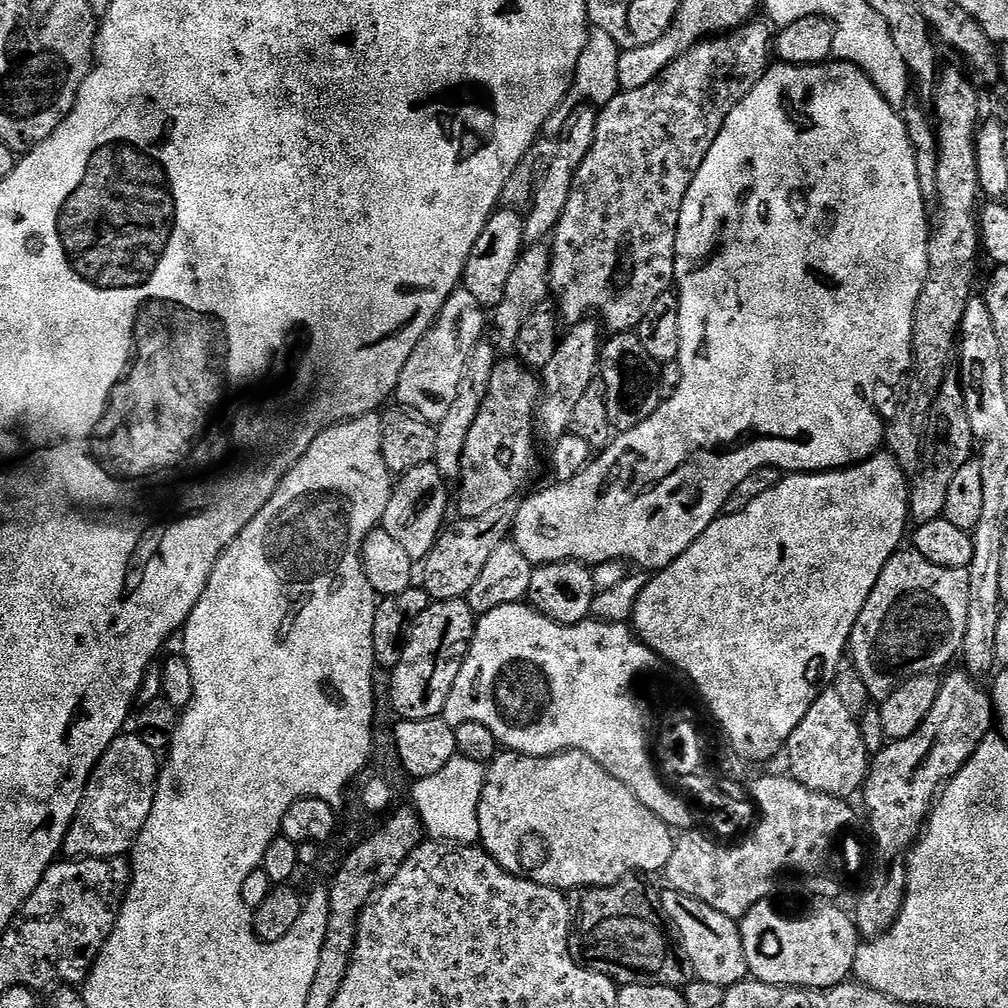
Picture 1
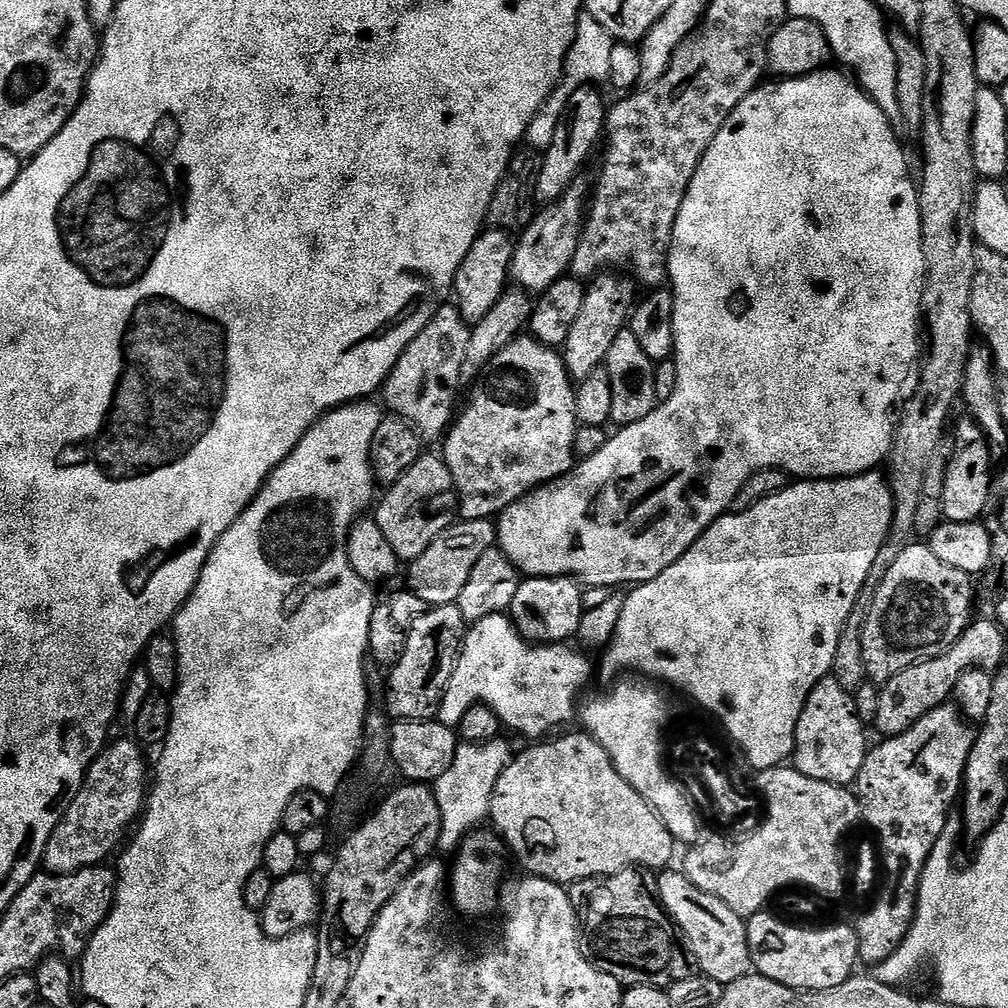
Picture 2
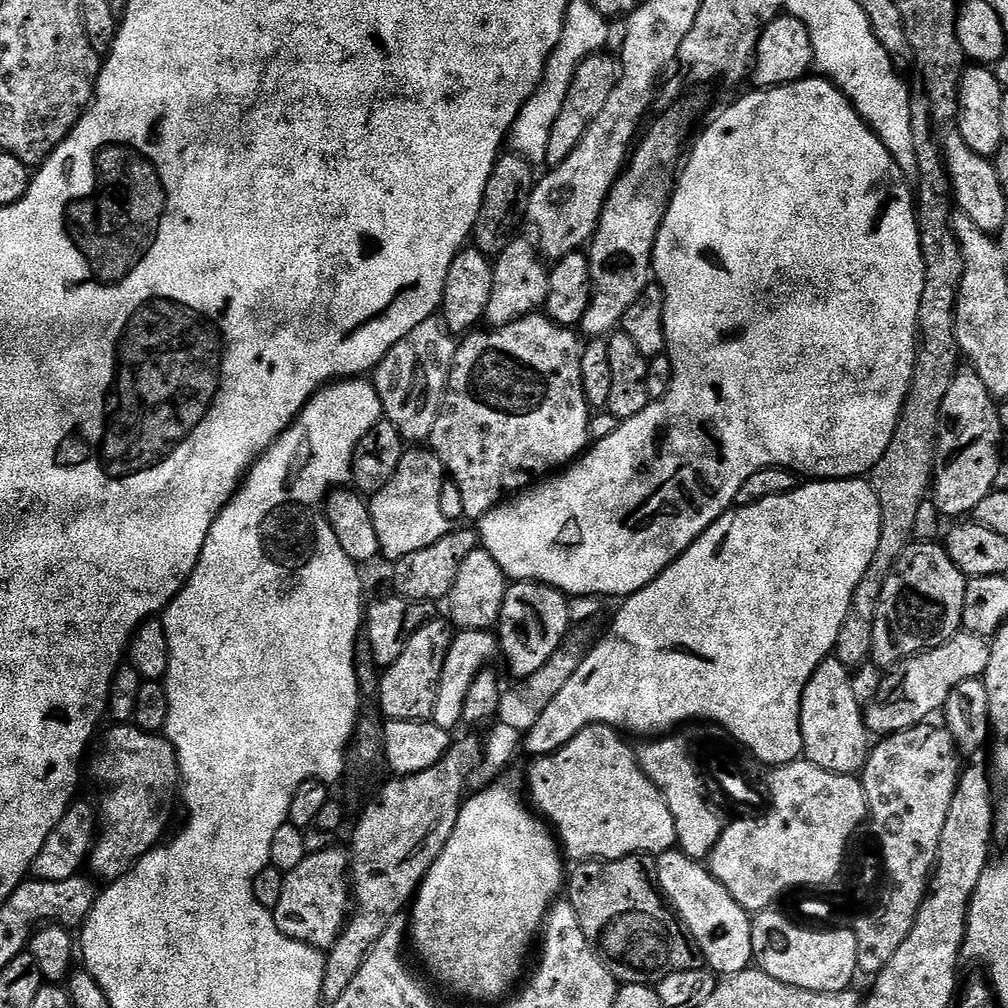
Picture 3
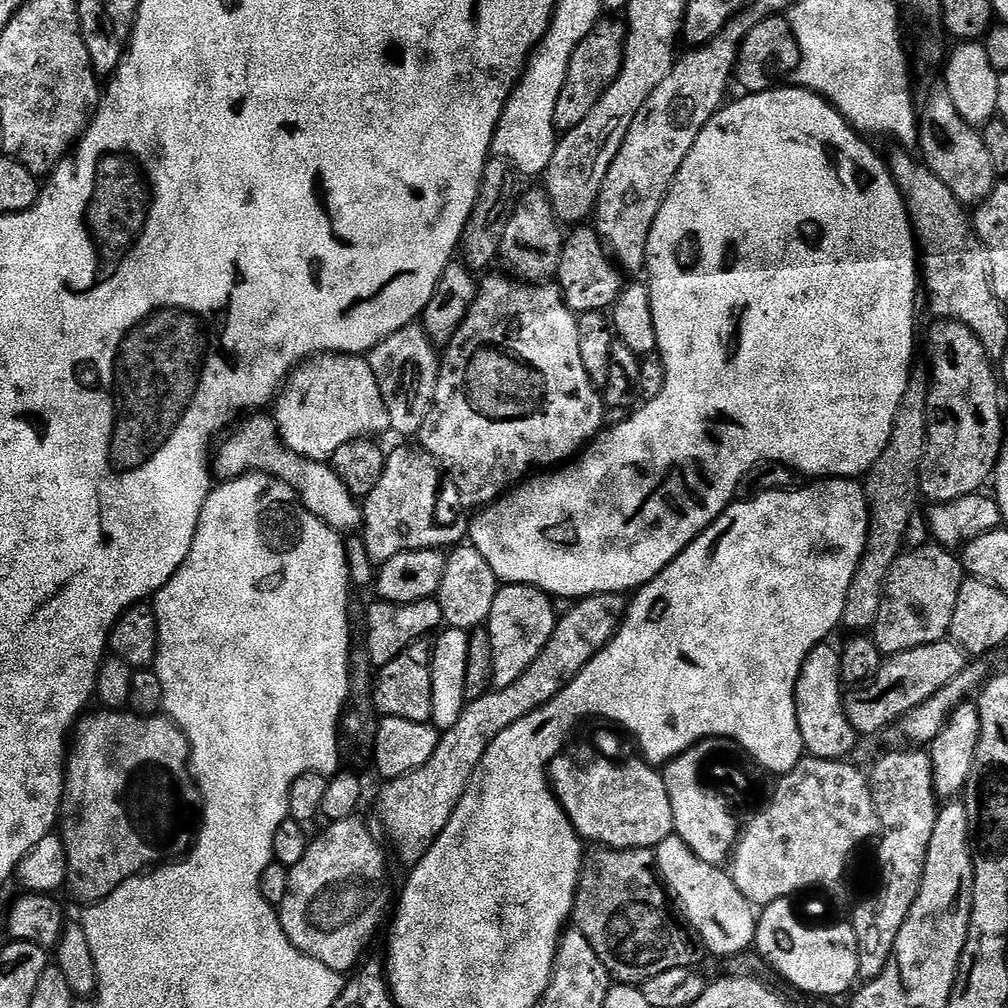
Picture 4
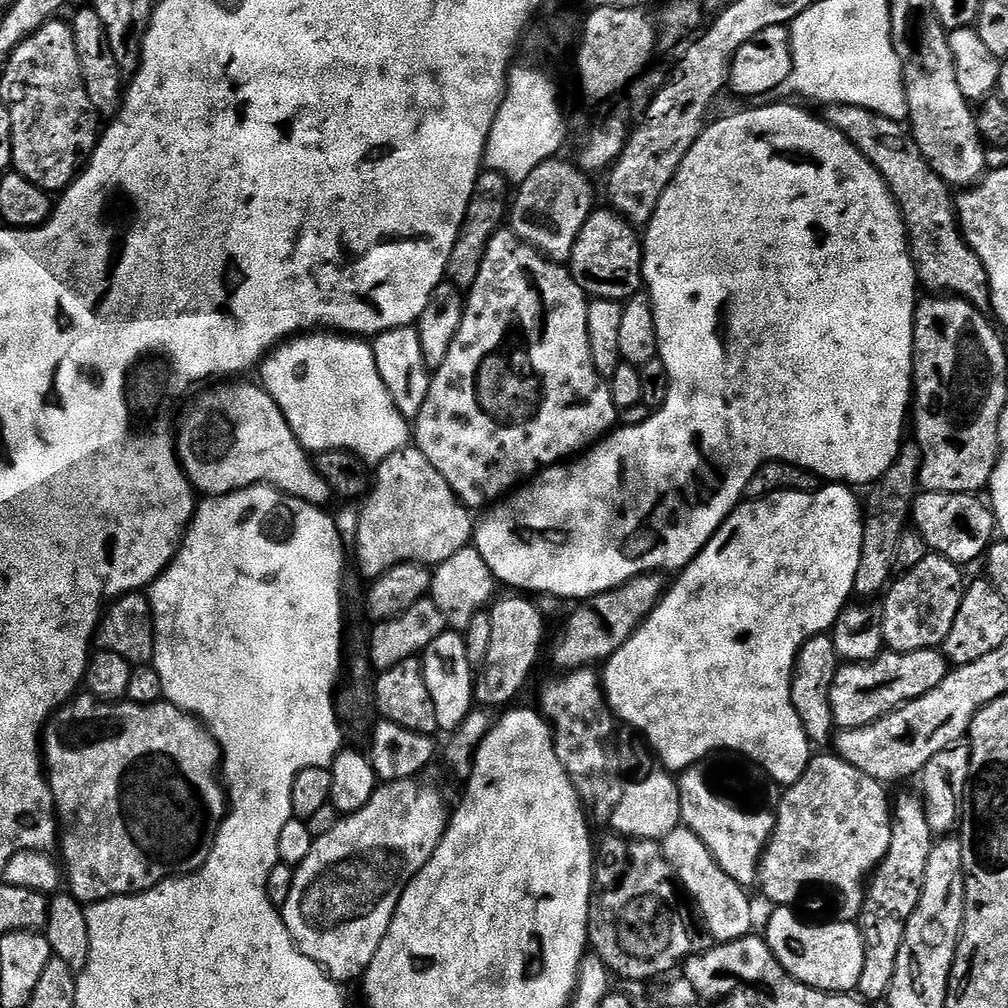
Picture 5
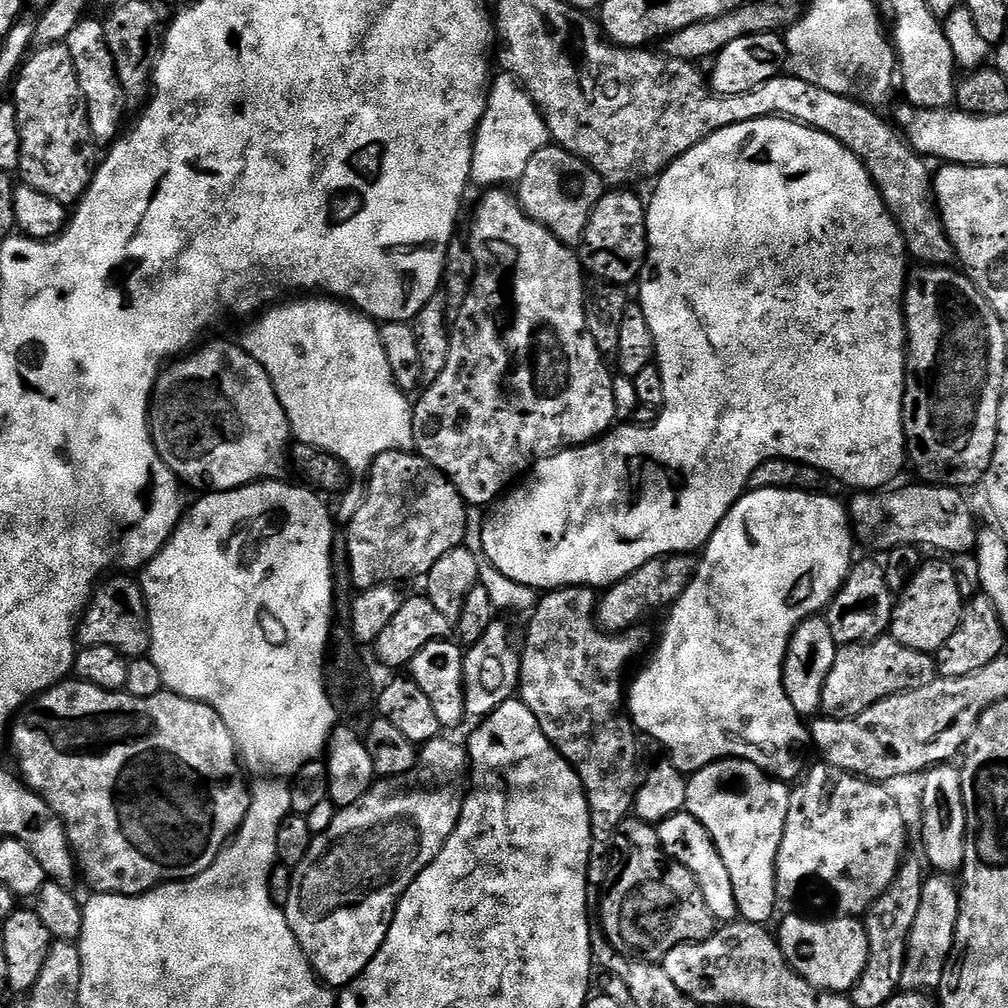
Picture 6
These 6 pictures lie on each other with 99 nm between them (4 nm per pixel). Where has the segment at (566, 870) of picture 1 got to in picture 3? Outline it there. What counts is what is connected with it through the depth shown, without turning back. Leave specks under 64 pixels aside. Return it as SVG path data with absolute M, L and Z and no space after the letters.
M591 724L578 730L564 748L531 761L527 792L531 807L550 825L563 855L569 861L621 860L644 852L670 852L677 847L674 814L670 814L670 806L666 806L666 798L662 798L658 786L654 786L654 782L650 782L648 775L640 769L634 748L632 752L623 738L613 725Z

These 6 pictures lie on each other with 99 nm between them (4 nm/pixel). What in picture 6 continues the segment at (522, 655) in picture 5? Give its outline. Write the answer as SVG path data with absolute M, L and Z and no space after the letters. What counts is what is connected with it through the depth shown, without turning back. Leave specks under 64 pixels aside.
M498 618L486 629L478 642L467 645L464 653L464 711L469 717L486 718L498 706L513 699L518 692L520 653L518 644L512 641L512 632Z

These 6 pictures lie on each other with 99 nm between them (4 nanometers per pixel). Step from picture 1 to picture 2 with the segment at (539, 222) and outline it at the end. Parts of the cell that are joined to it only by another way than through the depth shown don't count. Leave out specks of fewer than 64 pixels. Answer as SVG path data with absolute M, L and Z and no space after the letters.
M588 85L580 87L570 96L570 101L566 104L566 109L562 112L562 117L558 122L558 130L554 130L554 142L550 147L543 149L542 159L540 162L540 177L538 178L538 186L536 187L536 198L540 202L554 201L570 185L573 180L581 175L580 170L583 168L584 163L588 160L588 155L597 148L601 143L602 137L606 132L607 121L607 105L604 104L603 98L599 94L600 90Z

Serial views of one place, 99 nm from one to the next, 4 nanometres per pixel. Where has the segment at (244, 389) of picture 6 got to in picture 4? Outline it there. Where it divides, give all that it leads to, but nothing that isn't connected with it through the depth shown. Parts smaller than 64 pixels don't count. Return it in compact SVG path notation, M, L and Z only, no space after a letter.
M252 414L241 419L223 437L224 445L221 448L219 445L214 452L215 475L221 481L237 480L239 476L249 474L273 476L274 479L286 482L286 486L293 488L296 499L306 506L306 510L310 510L310 514L326 522L326 526L341 534L359 533L364 527L364 509L361 501L352 496L350 490L346 490L342 478L338 478L331 463L324 461L323 464L320 460L307 460L306 457L299 456L296 453L299 451L289 446L280 436L275 419L271 415L264 415L268 414Z

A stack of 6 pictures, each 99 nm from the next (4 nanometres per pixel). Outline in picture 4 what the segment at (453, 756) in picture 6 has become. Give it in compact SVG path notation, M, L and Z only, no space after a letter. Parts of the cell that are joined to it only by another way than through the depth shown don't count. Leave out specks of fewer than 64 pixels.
M358 819L329 823L328 829L309 843L306 858L290 870L290 890L286 890L286 898L278 906L280 925L292 945L303 956L314 958L331 972L341 974L351 973L361 963L360 955L375 938L388 912L388 903L394 900L394 888L392 892L388 885L388 864L384 861L385 845L379 839L376 841L371 830Z

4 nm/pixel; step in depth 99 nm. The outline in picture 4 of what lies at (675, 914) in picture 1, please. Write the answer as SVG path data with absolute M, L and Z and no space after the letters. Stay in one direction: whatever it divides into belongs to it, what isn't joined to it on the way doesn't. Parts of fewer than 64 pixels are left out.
M675 834L667 836L654 851L656 871L675 907L684 911L689 924L687 927L695 933L698 940L700 935L699 943L703 951L713 952L716 956L724 956L723 958L745 955L756 942L758 912L734 886L731 875L723 867L702 862L702 858L698 858L682 842L680 836Z

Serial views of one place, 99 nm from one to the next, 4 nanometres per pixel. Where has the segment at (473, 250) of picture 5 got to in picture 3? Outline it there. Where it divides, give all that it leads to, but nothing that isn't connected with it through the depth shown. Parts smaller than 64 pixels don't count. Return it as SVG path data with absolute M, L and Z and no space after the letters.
M504 154L496 161L490 174L490 182L486 182L482 210L478 210L476 225L472 227L471 239L474 241L474 247L483 256L489 258L500 256L502 250L506 250L506 246L510 246L510 242L517 235L516 223L522 220L522 206L528 205L533 190L532 171L533 165L523 156Z

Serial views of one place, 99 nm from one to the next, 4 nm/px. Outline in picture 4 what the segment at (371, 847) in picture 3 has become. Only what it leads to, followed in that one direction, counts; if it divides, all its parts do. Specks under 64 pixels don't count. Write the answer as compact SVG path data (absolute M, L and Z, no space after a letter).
M603 592L577 599L573 604L576 605L565 616L563 613L557 619L550 642L532 663L530 670L518 678L518 682L465 703L464 713L458 722L442 733L438 750L434 750L434 758L408 776L389 780L383 785L384 789L376 800L376 816L384 831L383 839L396 843L396 856L402 863L415 866L428 853L438 834L446 830L494 738L498 738L506 726L549 704L616 637L628 613L629 601L621 593Z

